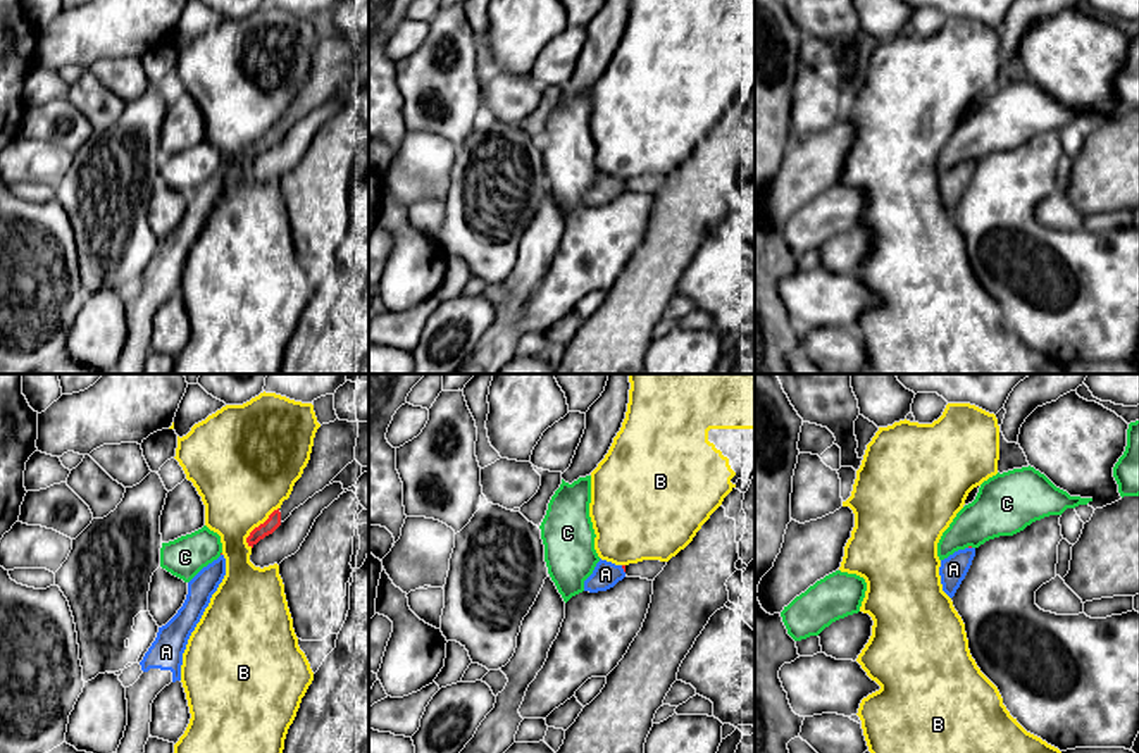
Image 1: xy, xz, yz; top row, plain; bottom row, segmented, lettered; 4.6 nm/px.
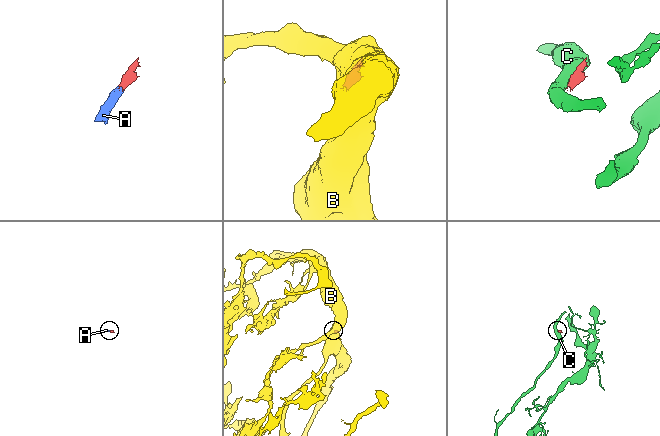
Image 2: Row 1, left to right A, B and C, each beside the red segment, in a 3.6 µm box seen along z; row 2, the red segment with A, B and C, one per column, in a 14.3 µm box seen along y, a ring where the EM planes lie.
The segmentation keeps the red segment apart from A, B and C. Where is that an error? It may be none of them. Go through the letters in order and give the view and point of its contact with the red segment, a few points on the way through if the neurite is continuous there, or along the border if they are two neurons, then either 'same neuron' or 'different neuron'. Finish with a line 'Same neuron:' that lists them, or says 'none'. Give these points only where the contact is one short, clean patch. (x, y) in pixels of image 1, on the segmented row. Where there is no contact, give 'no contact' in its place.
A: contact xz (622, 567); way xz (622, 566), (622, 567), (605, 574); same neuron
B: contact xy (259, 526); different neuron
C: no contact; different neuron
Same neuron: A

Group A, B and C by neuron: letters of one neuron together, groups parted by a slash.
A / B / C

